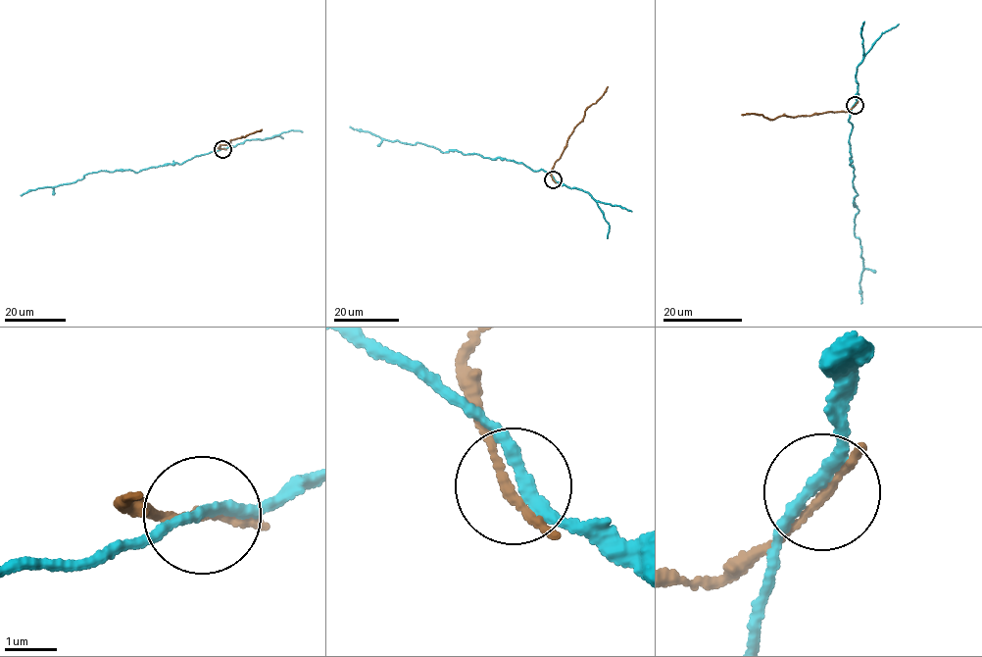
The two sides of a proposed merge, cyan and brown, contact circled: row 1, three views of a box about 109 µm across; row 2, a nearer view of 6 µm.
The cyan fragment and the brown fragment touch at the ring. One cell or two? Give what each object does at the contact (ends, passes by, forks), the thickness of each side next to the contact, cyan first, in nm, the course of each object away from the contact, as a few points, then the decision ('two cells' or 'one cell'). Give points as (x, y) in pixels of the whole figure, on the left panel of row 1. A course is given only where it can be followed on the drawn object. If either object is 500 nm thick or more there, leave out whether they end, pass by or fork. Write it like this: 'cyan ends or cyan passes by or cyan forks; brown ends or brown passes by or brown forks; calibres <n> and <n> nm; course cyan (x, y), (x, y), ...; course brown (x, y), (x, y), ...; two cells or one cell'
cyan passes by; brown passes by; calibres 200 and 150 nm; course cyan (222, 148), (181, 164), (169, 163), (137, 172), (101, 171), (73, 182), (20, 195); course brown (222, 148), (218, 148), (262, 129); two cells

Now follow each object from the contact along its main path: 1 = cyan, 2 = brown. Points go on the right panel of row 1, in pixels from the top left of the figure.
1: (855, 104), (849, 140), (858, 193), (854, 203), (859, 210), (854, 233), (863, 259), (860, 303)
2: (856, 105), (847, 111), (783, 115), (771, 119), (757, 114), (742, 115)

